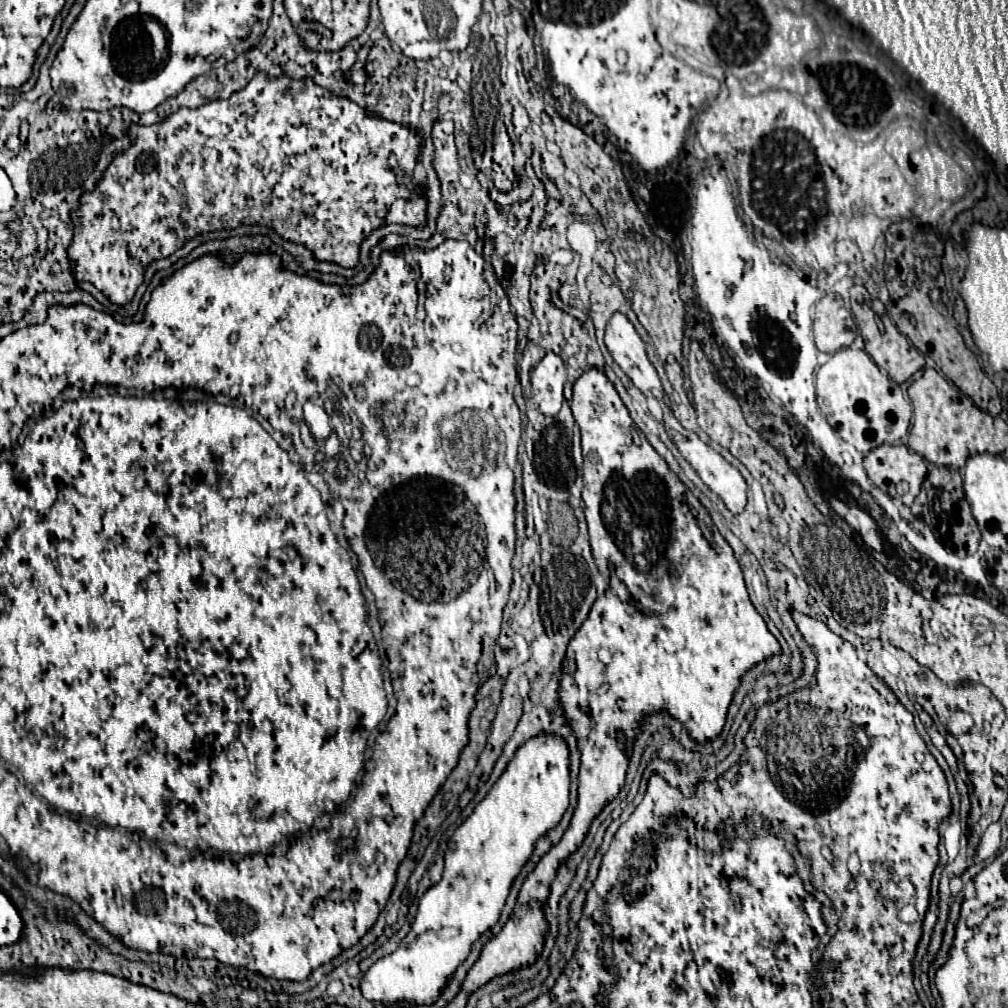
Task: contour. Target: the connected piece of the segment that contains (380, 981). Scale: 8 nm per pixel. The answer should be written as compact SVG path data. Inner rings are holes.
M553 733L531 737L515 751L487 797L449 839L443 879L421 897L411 931L391 955L365 971L361 993L367 1001L383 1005L407 1001L417 1007L437 1001L455 969L469 957L473 941L497 923L511 883L531 859L537 839L547 835L567 811L569 765L567 743Z

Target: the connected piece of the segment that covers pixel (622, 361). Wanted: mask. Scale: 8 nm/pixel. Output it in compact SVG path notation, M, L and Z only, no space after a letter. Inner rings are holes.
M615 313L609 319L605 331L605 345L615 363L631 377L637 389L641 389L645 395L655 395L659 401L667 397L663 393L659 375L645 353L645 343L641 341L633 323L623 313Z

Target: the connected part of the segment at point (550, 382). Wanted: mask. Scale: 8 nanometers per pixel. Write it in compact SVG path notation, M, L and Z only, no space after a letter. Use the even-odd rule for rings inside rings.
M547 353L531 371L531 395L541 413L553 417L563 403L563 383L567 379L565 363L559 355Z

